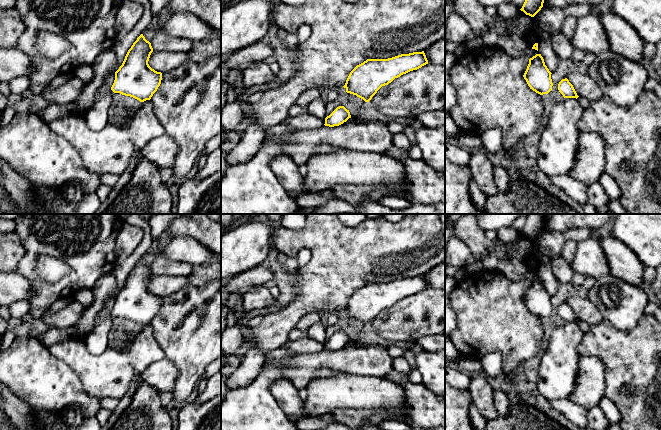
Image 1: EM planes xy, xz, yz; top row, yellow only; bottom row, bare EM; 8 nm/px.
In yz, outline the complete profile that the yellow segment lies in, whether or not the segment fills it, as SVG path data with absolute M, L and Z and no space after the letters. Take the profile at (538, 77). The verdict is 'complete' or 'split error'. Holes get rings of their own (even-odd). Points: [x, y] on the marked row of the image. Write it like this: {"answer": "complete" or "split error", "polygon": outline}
{"answer": "complete", "polygon": "M536 54L529 59L529 64L523 77L530 89L543 95L548 94L552 90L551 74L541 54Z"}

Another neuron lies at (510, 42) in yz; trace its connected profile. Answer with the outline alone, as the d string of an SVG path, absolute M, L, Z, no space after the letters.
M518 14L513 18L505 19L505 31L497 38L497 46L506 55L512 56L513 58L525 57L525 52L531 50L535 43L540 41L540 37L532 28L524 35L519 35L515 26L517 24Z

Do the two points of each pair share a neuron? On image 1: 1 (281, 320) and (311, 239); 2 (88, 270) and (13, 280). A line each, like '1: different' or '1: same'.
1: same
2: different

